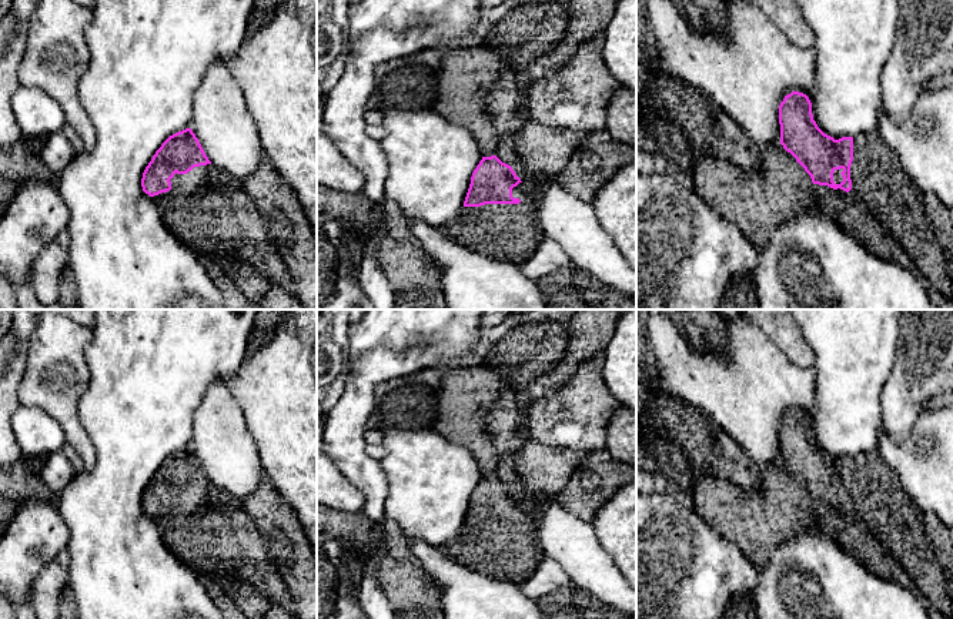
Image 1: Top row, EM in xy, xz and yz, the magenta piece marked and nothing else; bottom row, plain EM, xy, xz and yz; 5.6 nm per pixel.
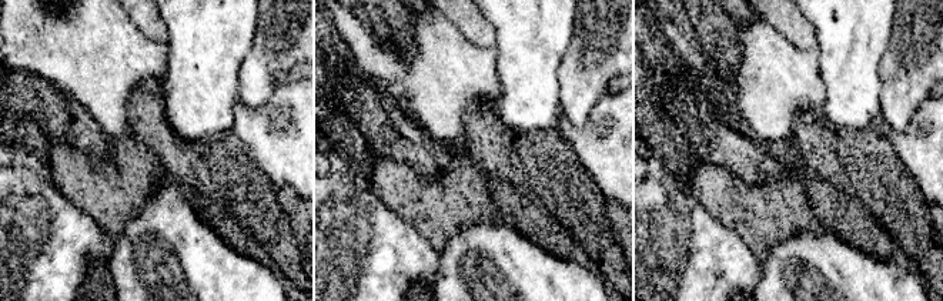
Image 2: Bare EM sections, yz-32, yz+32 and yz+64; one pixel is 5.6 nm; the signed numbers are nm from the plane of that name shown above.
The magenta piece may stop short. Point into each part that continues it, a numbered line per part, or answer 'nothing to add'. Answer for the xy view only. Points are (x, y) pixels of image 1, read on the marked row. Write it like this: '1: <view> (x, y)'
1: xy (191, 183)

